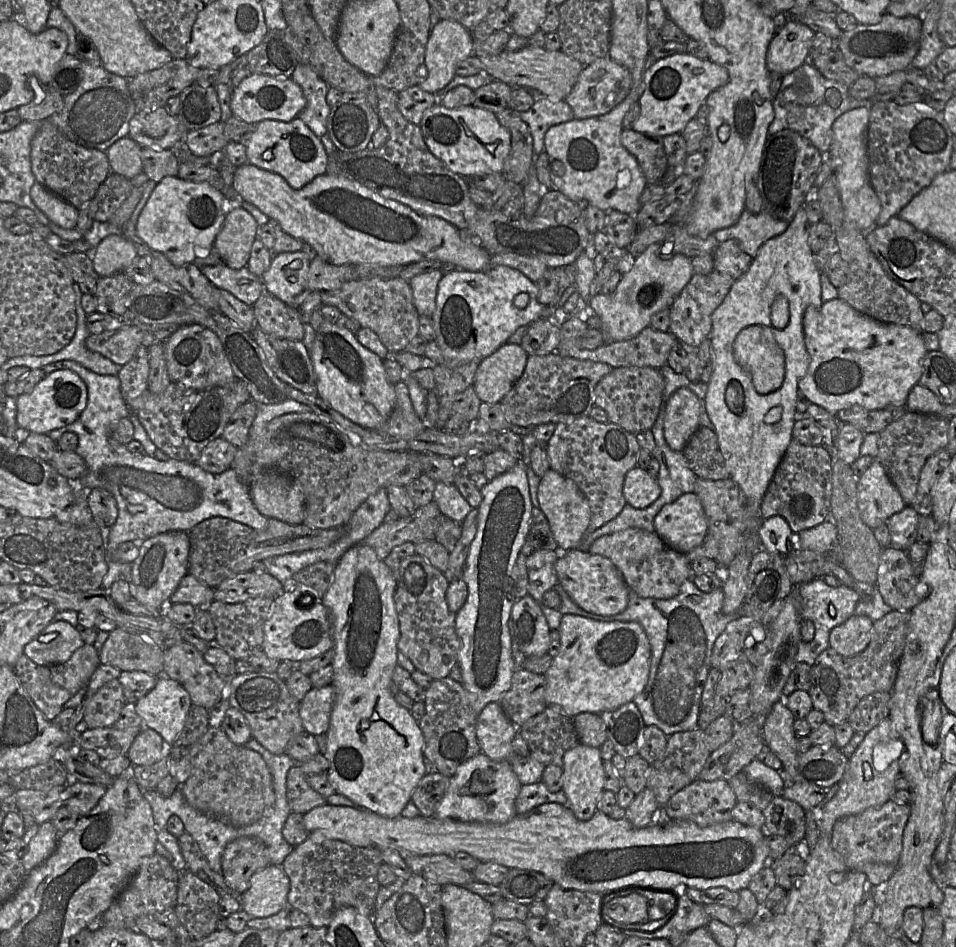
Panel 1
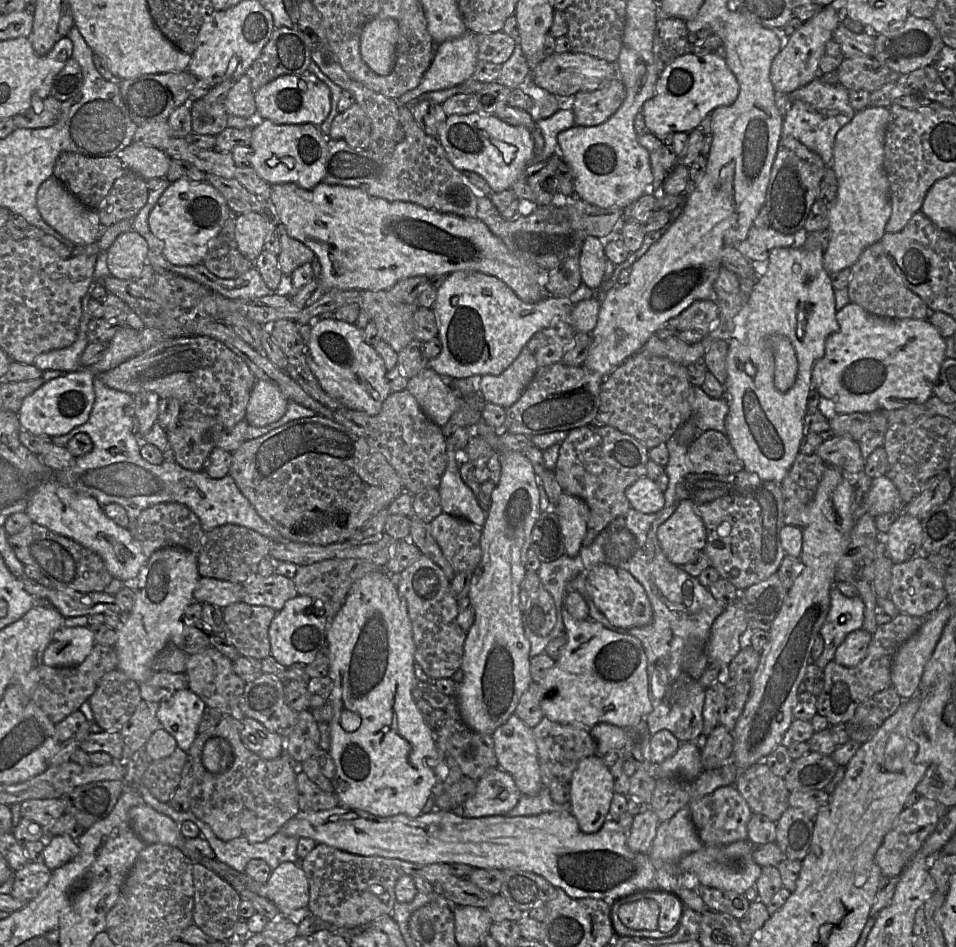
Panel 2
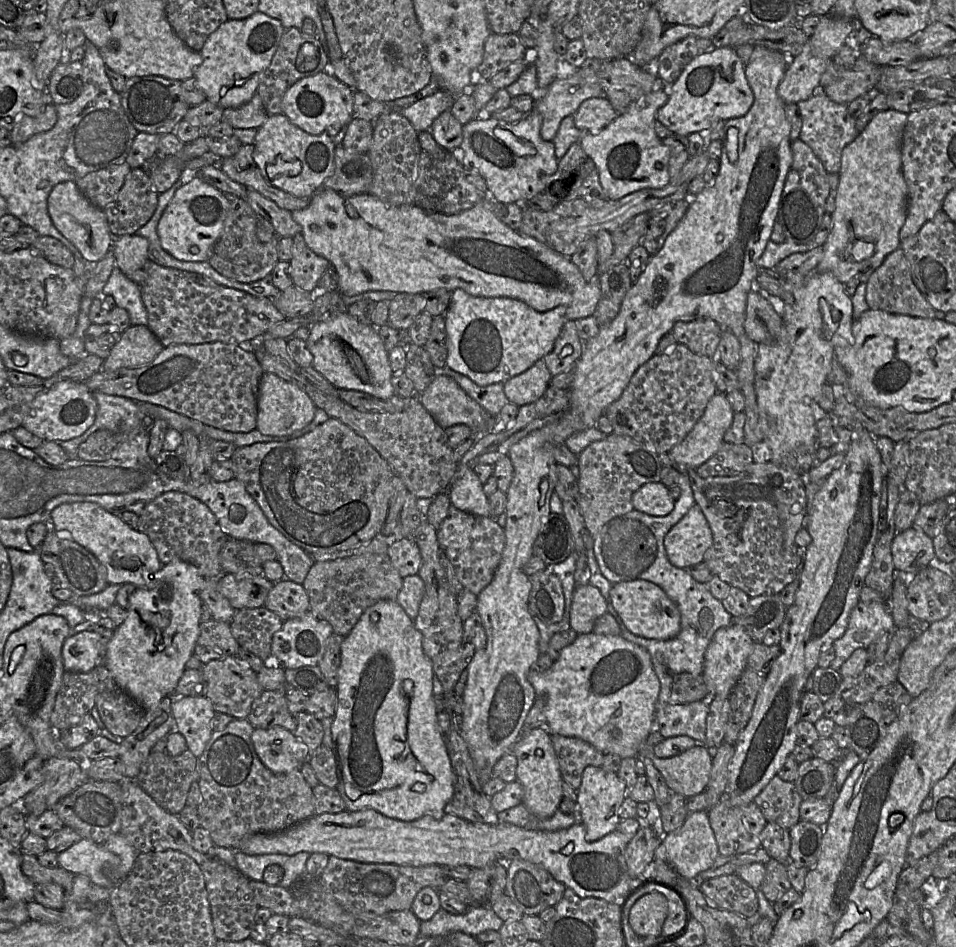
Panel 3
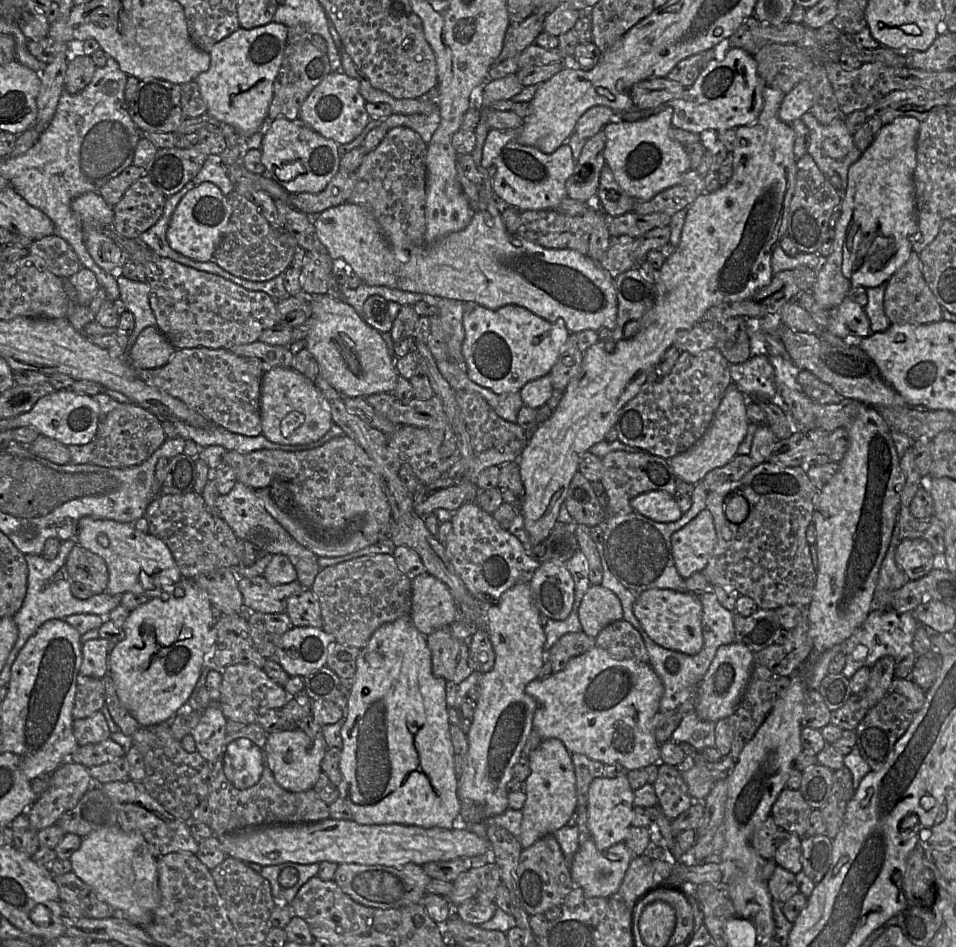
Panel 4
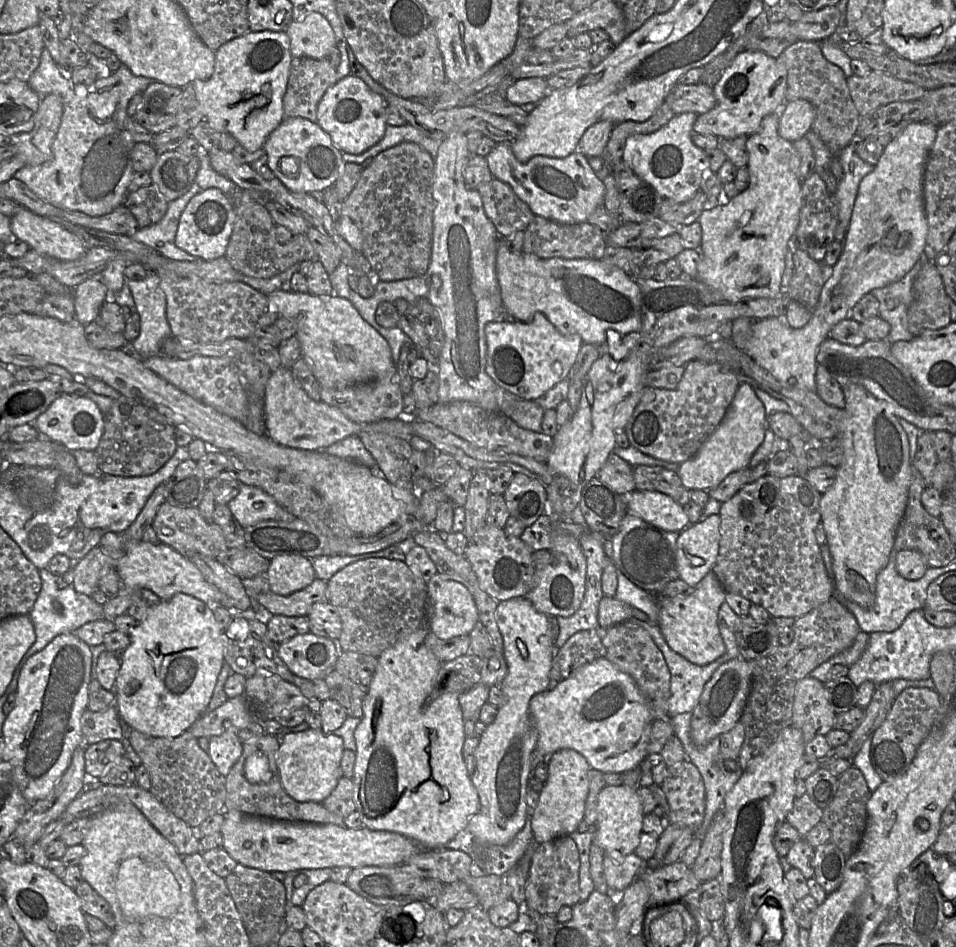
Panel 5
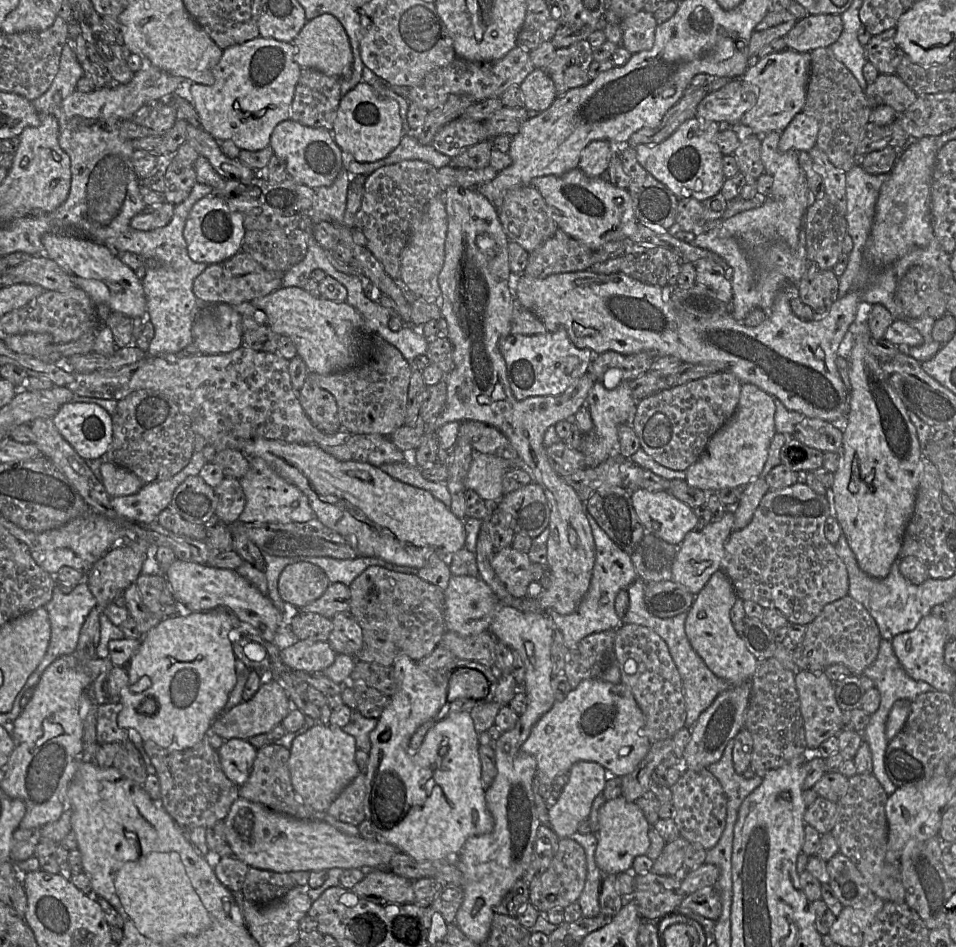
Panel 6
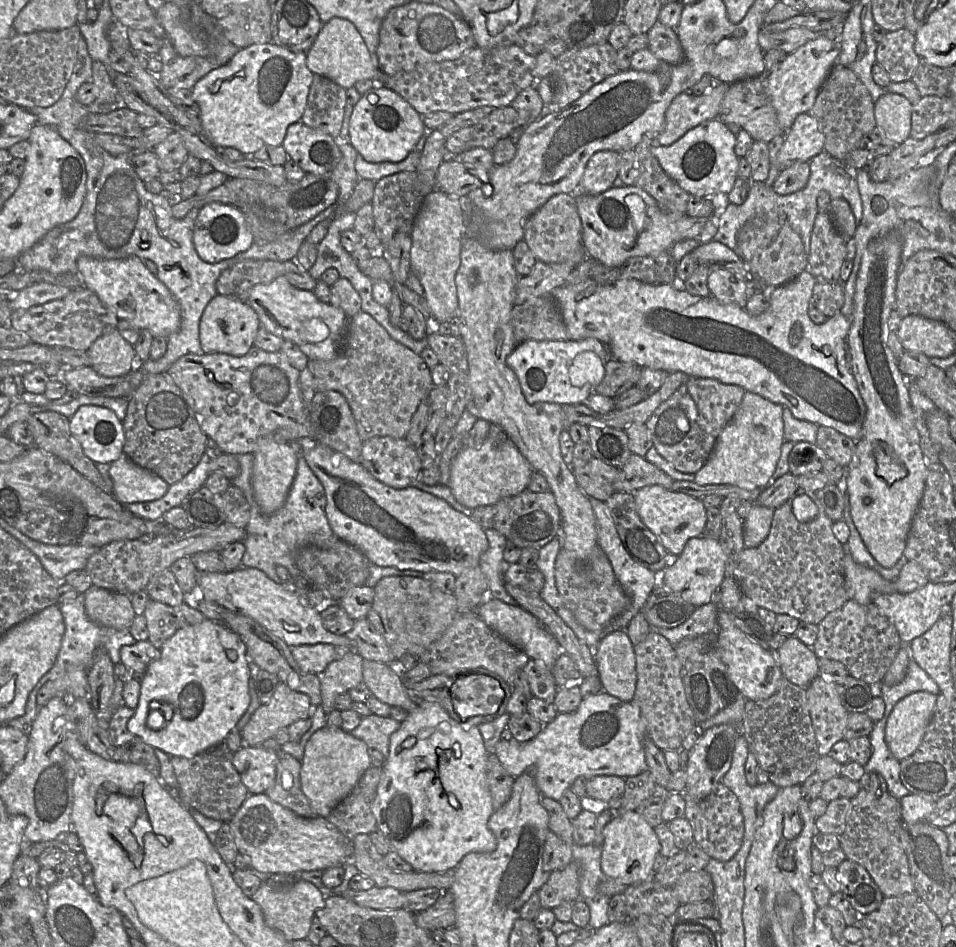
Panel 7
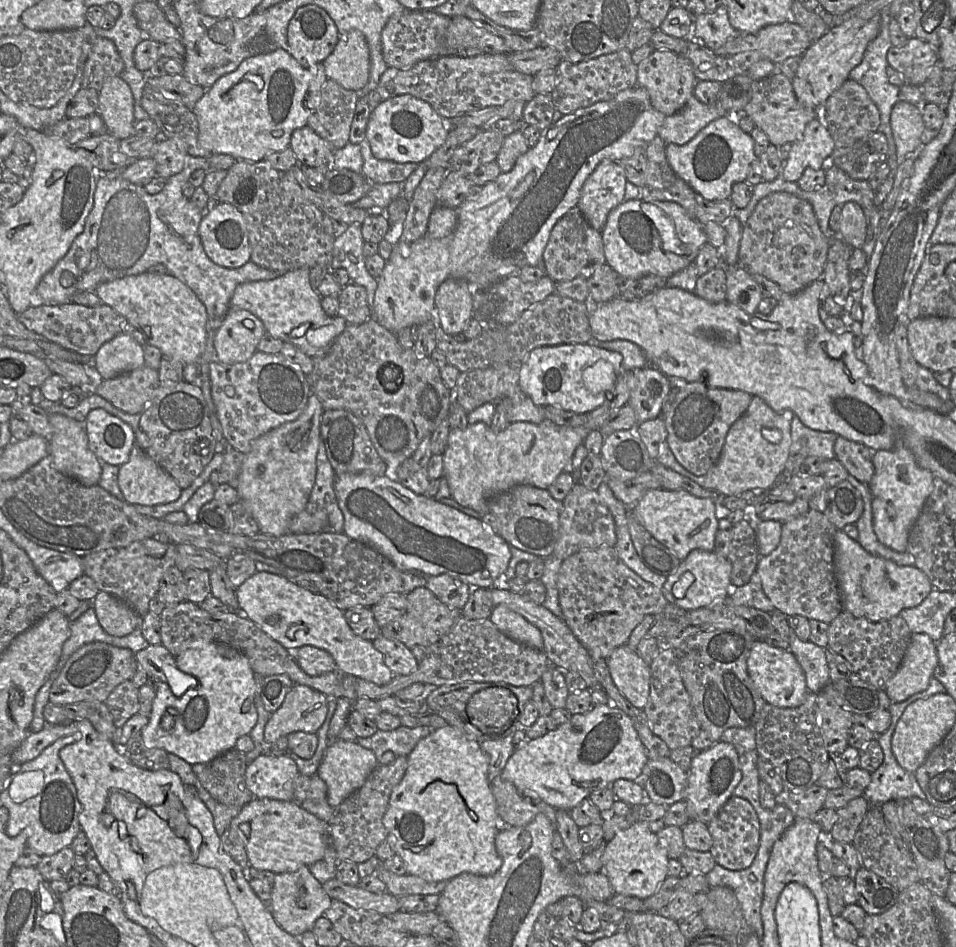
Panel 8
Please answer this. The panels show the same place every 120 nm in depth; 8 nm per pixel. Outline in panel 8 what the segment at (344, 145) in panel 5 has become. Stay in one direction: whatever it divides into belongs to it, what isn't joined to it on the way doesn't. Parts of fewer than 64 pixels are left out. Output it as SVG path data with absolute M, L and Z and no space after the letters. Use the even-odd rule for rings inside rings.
M399 95L382 101L371 111L366 140L375 158L397 163L421 163L428 159L448 136L450 126L425 101L411 95Z

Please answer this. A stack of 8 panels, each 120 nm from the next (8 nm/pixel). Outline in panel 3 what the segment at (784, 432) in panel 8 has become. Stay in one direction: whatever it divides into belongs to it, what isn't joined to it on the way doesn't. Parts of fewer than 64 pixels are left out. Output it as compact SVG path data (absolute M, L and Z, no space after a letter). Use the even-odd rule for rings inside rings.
M717 392L709 400L693 429L668 452L680 471L695 470L718 451L734 413L724 393Z

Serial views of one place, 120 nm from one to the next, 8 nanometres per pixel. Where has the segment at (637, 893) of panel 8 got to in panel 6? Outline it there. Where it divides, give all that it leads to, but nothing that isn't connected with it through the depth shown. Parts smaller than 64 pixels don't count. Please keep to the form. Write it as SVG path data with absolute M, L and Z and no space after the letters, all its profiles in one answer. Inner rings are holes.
M623 796L606 800L599 809L599 827L595 833L598 839L595 859L600 870L603 873L615 875L631 872L634 859L640 855L646 855L650 846L649 829L650 824L636 803L627 801Z

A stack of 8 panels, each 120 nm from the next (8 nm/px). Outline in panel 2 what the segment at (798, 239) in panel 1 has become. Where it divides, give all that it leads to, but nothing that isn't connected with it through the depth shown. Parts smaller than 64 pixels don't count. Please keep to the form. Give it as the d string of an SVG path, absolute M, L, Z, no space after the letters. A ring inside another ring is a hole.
M786 247L774 248L770 251L768 258L767 271L762 276L757 276L751 293L748 295L747 301L740 312L735 317L735 327L732 332L731 338L728 340L729 350L726 358L727 379L723 384L725 388L725 398L729 405L729 412L725 419L726 436L732 445L736 455L743 462L744 469L756 473L762 480L775 481L780 483L788 471L790 470L797 454L800 452L800 442L805 432L804 418L807 414L807 404L809 395L812 392L812 373L816 363L825 354L825 342L829 335L836 332L839 328L836 320L836 303L834 295L834 287L831 283L830 273L828 273L824 266L823 251L813 250L809 251L804 248ZM772 334L782 334L789 339L798 361L798 371L794 385L785 392L779 391L774 385L774 370L775 361L774 353L769 345L769 337Z

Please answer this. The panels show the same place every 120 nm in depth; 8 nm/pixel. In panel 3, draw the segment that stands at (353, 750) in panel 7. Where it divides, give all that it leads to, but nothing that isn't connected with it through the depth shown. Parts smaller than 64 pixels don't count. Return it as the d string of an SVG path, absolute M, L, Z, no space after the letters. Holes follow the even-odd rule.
M282 727L255 728L252 742L263 764L275 773L288 773L308 762L311 752L294 732Z

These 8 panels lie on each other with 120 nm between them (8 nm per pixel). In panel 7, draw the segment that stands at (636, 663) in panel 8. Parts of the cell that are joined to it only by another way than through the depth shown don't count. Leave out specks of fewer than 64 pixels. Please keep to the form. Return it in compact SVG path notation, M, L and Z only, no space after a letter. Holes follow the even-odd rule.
M623 630L603 633L595 648L595 659L603 690L624 702L634 700L636 656L627 633Z

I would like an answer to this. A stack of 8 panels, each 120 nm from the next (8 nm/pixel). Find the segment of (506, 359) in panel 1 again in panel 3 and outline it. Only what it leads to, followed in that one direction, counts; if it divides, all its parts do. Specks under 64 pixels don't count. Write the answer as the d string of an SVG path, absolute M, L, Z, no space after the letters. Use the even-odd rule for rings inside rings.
M540 359L525 372L503 384L509 403L518 407L531 404L543 396L552 380L545 362Z

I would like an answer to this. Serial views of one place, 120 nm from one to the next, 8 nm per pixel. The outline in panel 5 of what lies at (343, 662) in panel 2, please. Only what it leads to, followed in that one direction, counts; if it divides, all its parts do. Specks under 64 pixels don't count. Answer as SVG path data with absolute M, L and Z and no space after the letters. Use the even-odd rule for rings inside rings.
M399 641L377 657L377 661L376 671L363 701L363 716L354 733L356 761L351 779L356 810L359 811L364 826L370 830L402 834L425 850L446 848L459 832L466 829L470 817L480 809L479 796L463 758L463 744L467 736L464 732L464 717L458 700L459 693L445 690L444 685L443 687L437 685L437 674L442 663L424 643Z

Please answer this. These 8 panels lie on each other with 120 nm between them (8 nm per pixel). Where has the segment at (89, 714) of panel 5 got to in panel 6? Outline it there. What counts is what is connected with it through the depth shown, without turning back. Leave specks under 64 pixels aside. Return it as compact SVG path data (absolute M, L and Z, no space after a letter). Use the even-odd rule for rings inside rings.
M107 701L97 711L96 735L99 744L121 743L129 737L128 729L119 727L118 715L123 709L121 703Z

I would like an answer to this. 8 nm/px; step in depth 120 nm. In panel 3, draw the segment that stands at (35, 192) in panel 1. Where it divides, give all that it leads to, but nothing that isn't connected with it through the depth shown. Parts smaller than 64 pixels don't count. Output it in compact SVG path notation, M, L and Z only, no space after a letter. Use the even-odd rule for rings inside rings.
M66 181L54 186L48 196L48 212L54 226L92 265L99 262L113 247L112 234L103 210L93 206L79 191L75 182Z

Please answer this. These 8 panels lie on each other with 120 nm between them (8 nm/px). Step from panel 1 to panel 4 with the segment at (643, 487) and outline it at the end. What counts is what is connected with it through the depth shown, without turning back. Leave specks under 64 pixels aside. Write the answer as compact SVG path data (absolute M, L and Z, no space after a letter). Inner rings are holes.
M662 490L639 494L632 499L631 505L638 513L661 523L675 522L683 515L674 497Z

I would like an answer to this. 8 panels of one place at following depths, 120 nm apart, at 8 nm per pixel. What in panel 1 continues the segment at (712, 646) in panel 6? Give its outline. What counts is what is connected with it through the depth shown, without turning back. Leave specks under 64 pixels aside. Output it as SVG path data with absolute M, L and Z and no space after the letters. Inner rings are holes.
M577 548L562 552L555 563L558 584L573 602L593 614L612 616L623 612L629 603L631 591L617 567L606 557Z

